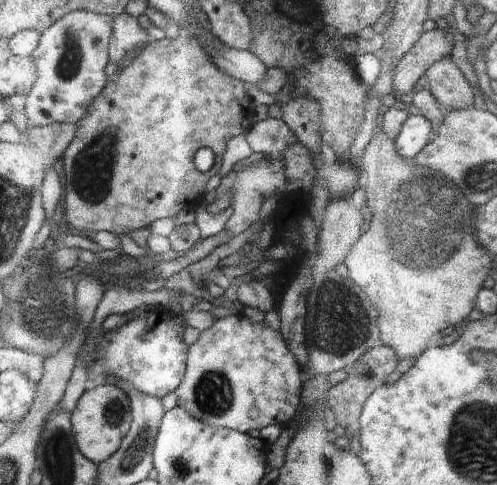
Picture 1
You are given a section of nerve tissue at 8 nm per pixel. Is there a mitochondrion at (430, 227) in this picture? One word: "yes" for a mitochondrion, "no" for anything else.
yes

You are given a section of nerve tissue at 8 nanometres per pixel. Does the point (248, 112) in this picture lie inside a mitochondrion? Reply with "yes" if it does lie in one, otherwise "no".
no

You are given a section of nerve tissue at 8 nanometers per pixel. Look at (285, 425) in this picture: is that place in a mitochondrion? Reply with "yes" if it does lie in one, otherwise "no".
no

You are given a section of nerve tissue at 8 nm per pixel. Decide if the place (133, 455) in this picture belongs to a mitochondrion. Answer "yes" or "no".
yes

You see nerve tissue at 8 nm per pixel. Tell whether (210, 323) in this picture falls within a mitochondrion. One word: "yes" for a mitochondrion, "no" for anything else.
no

